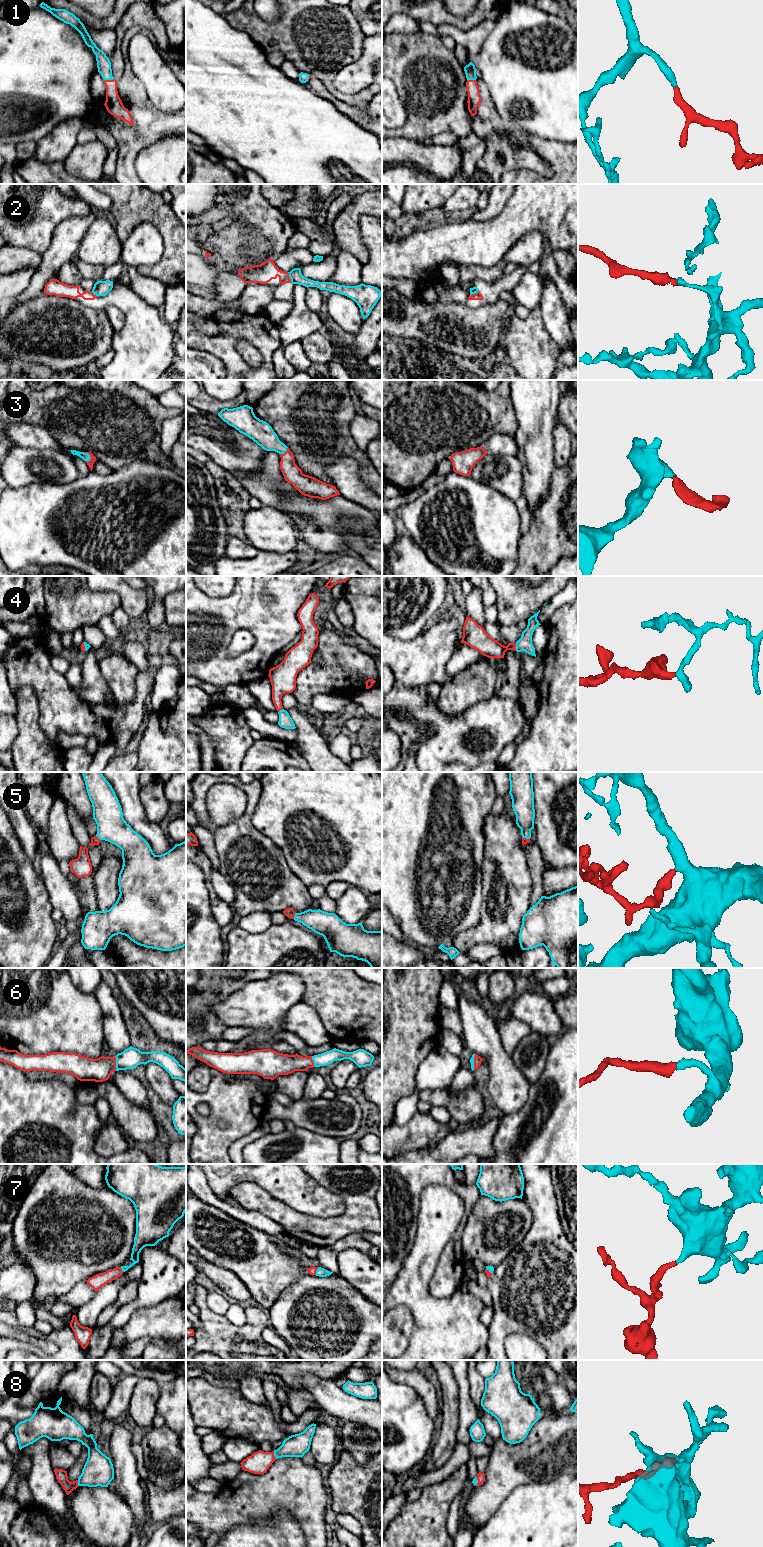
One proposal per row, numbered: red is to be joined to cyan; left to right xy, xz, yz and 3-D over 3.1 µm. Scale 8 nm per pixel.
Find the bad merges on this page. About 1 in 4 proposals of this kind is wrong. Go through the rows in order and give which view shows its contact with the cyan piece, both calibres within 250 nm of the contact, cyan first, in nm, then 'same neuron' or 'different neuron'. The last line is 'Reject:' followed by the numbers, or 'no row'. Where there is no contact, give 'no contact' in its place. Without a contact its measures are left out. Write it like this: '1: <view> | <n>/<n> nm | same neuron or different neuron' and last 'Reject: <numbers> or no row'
1: xy | 110/140 nm | same neuron
2: xz | 100/160 nm | different neuron
3: xy | 60/50 nm | same neuron
4: yz | 110/160 nm | same neuron
5: xz | 190/80 nm | same neuron
6: xy | 170/190 nm | same neuron
7: xz | 80/60 nm | same neuron
8: xz | 180/180 nm | same neuron
Reject: 2

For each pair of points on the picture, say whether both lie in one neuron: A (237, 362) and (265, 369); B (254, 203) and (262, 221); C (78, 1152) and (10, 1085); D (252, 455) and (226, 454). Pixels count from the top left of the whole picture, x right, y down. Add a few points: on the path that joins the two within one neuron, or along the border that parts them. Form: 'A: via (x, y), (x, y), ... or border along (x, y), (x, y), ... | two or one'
A: via (232, 344), (239, 335), (252, 335), (267, 351) | one
B: via (254, 207), (262, 217) | one
C: via (67, 1133), (60, 1126), (47, 1122), (29, 1104) | one
D: via (246, 455), (236, 457), (232, 454) | one

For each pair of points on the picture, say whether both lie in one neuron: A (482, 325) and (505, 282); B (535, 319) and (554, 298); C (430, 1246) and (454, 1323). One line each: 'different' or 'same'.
A: different
B: different
C: same

